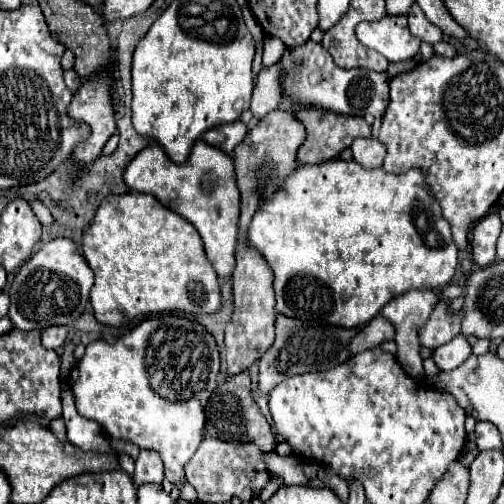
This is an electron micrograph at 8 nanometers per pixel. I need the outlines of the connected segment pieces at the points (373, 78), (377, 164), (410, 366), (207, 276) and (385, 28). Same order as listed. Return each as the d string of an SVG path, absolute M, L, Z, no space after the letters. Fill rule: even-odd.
M313 40L297 48L285 48L281 60L277 62L281 68L281 88L283 98L289 102L289 112L295 116L303 108L321 108L335 114L351 114L365 116L367 112L373 118L381 118L389 104L389 76L369 72L365 68L339 68L331 54Z
M357 138L351 146L353 158L363 168L381 168L385 158L385 146L373 138Z
M409 290L407 294L403 296L397 296L395 300L391 300L383 310L381 314L393 324L395 328L395 344L397 344L397 360L401 364L401 368L413 376L413 378L419 378L423 376L423 360L421 360L421 344L419 344L419 326L423 326L427 320L429 320L429 314L433 310L433 306L437 304L437 294L433 290Z
M129 192L129 194L121 194L121 196L109 196L103 200L103 204L99 206L95 218L93 218L93 224L89 226L89 230L85 232L83 236L83 256L85 260L89 262L91 270L95 272L95 284L91 288L91 304L93 304L93 312L95 312L95 318L101 322L101 324L107 324L107 326L123 326L123 324L131 324L135 322L137 318L143 318L143 316L151 316L151 314L159 314L159 312L185 312L185 314L215 314L219 312L221 308L221 290L219 290L219 280L217 280L217 274L213 272L211 264L207 262L205 258L205 250L203 250L203 242L201 242L201 236L199 232L195 230L195 226L191 222L187 222L183 216L171 212L171 208L159 204L159 200L155 200L155 196L151 194L139 194L139 192Z
M385 16L377 22L361 22L357 38L363 46L383 54L389 62L411 60L419 52L421 40L411 36L407 16Z

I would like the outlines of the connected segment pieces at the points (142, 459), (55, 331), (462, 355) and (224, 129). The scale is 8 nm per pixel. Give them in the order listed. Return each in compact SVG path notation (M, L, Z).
M141 450L139 458L135 460L135 472L133 472L133 482L137 486L147 484L147 482L163 482L163 460L159 452L155 450Z
M51 326L47 330L43 330L43 346L47 350L57 350L63 346L65 336L67 336L67 328L65 326Z
M461 334L461 336L455 336L453 340L449 340L447 344L435 348L433 360L443 372L449 372L449 370L455 370L457 366L461 366L469 356L471 356L471 344Z
M229 122L229 124L221 124L211 128L209 132L203 134L203 140L227 154L233 152L233 148L245 138L247 134L247 126L243 122Z

